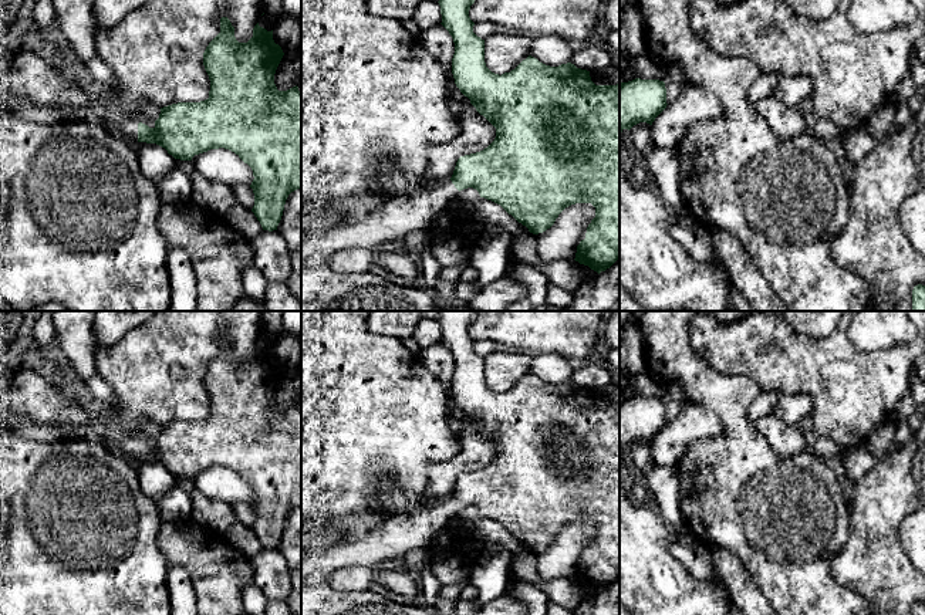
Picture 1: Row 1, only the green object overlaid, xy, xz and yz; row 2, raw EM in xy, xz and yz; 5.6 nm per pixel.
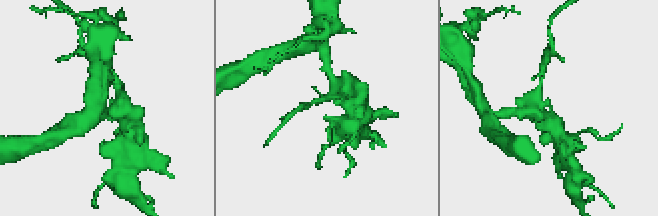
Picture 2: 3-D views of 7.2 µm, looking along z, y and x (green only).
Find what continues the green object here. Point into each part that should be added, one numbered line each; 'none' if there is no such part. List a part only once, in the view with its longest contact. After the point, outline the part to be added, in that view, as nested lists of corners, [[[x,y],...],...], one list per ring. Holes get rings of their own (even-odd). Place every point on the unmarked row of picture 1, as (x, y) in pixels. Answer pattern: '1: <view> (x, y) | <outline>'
1: xy (127, 446) | [[[82,426],[78,432],[75,432],[71,439],[87,440],[87,442],[101,442],[107,445],[111,450],[126,456],[126,457],[138,457],[138,439],[134,436],[119,437],[117,435],[109,435],[101,426]]]

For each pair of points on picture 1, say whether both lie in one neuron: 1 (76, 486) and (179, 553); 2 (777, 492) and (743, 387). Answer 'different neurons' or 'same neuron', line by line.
1: different neurons
2: same neuron

